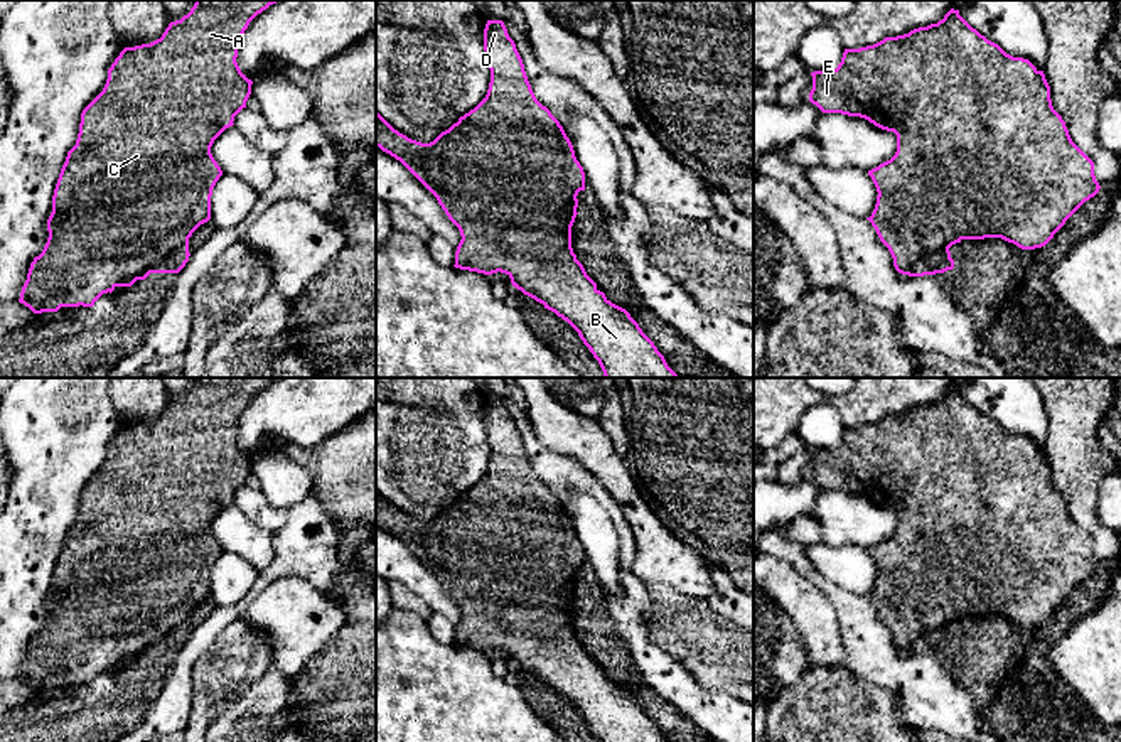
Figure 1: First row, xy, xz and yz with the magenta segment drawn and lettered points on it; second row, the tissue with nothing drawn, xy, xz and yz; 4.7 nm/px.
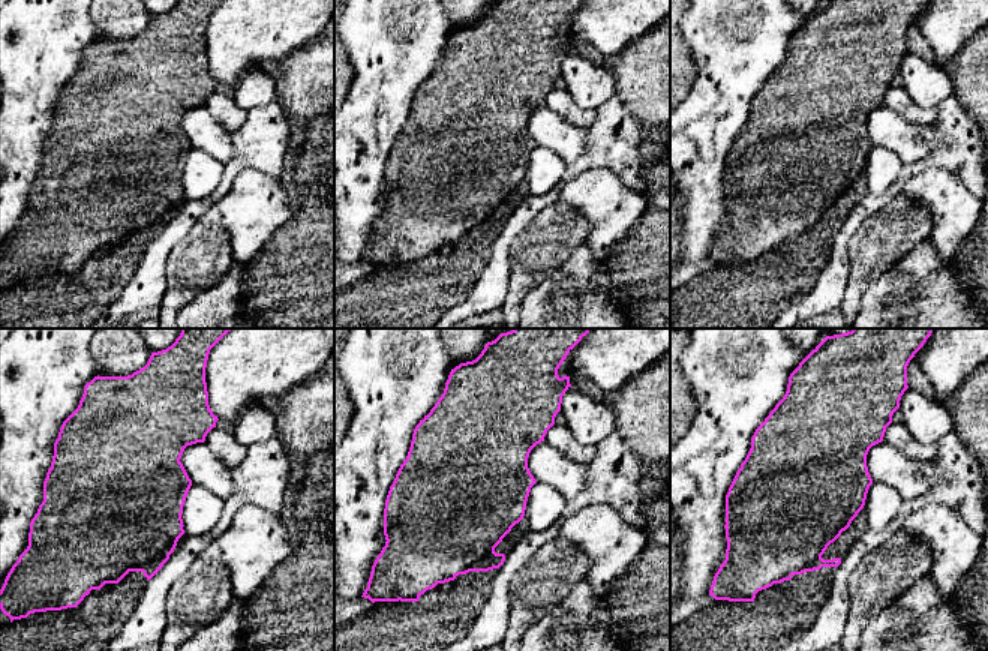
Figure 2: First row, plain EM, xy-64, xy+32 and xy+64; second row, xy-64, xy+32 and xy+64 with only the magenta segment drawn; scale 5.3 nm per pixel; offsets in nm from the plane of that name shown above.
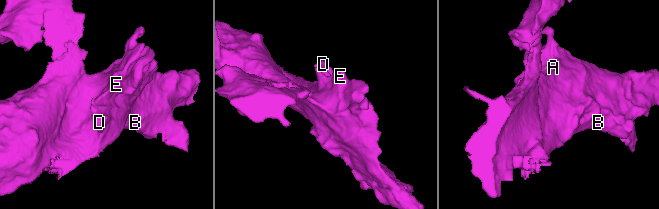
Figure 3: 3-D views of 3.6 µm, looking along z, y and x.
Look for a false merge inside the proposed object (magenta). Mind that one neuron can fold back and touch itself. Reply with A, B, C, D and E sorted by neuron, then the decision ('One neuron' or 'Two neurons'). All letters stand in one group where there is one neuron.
Groups: A B C D E. One neuron

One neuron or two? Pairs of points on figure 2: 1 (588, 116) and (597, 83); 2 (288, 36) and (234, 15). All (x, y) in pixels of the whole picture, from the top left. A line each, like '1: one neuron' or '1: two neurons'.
1: two neurons
2: one neuron

